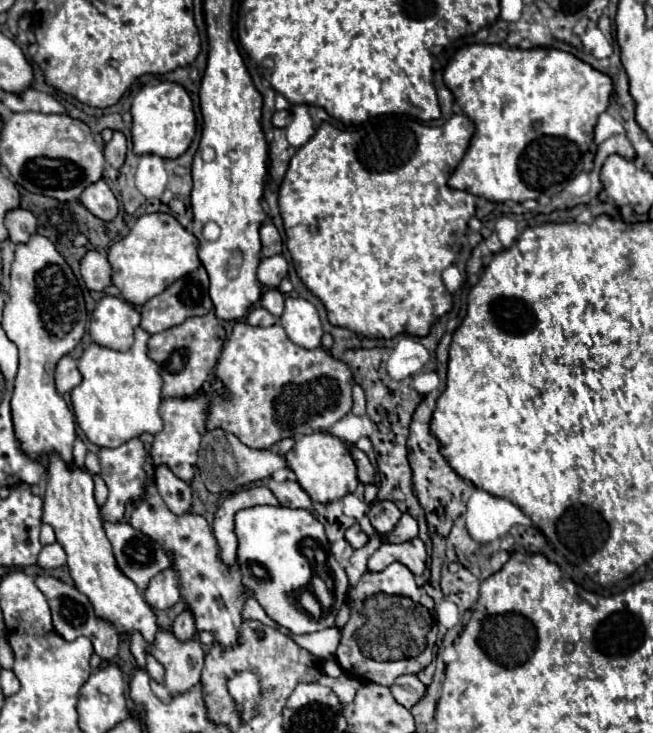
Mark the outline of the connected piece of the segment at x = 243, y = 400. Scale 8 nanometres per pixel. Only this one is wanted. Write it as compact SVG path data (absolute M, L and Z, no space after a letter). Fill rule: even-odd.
M237 321L233 327L231 337L227 339L221 357L217 361L215 377L225 381L231 399L215 399L209 407L209 419L207 419L207 429L225 429L233 433L241 443L253 449L261 447L271 447L273 443L285 439L285 437L303 437L307 433L313 433L317 427L327 431L333 423L343 419L353 405L351 389L355 385L353 371L351 367L335 359L325 347L317 349L303 349L295 345L287 335L281 325L273 327L253 327L245 321Z

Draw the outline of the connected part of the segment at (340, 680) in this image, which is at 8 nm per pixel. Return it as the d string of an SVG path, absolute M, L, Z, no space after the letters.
M343 673L341 677L337 677L335 679L335 683L333 683L333 691L337 693L337 697L341 699L341 703L343 705L347 705L347 703L351 703L353 701L353 697L355 697L355 693L357 693L357 689L359 689L359 679L357 677L351 677L351 675L347 675L347 673Z

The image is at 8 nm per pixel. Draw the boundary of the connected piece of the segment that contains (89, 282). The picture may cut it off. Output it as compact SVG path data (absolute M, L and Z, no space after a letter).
M89 251L81 261L81 277L89 291L105 291L113 285L113 267L101 251Z

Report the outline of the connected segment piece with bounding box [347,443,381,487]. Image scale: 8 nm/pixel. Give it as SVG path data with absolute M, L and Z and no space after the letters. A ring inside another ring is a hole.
M347 443L349 445L349 449L351 449L351 455L353 455L353 459L355 459L355 463L357 463L357 477L359 477L359 481L363 483L363 485L381 485L381 479L379 479L379 473L375 471L375 467L371 465L371 461L367 459L367 455L363 453L363 451L359 451L359 449L355 449L351 443Z

